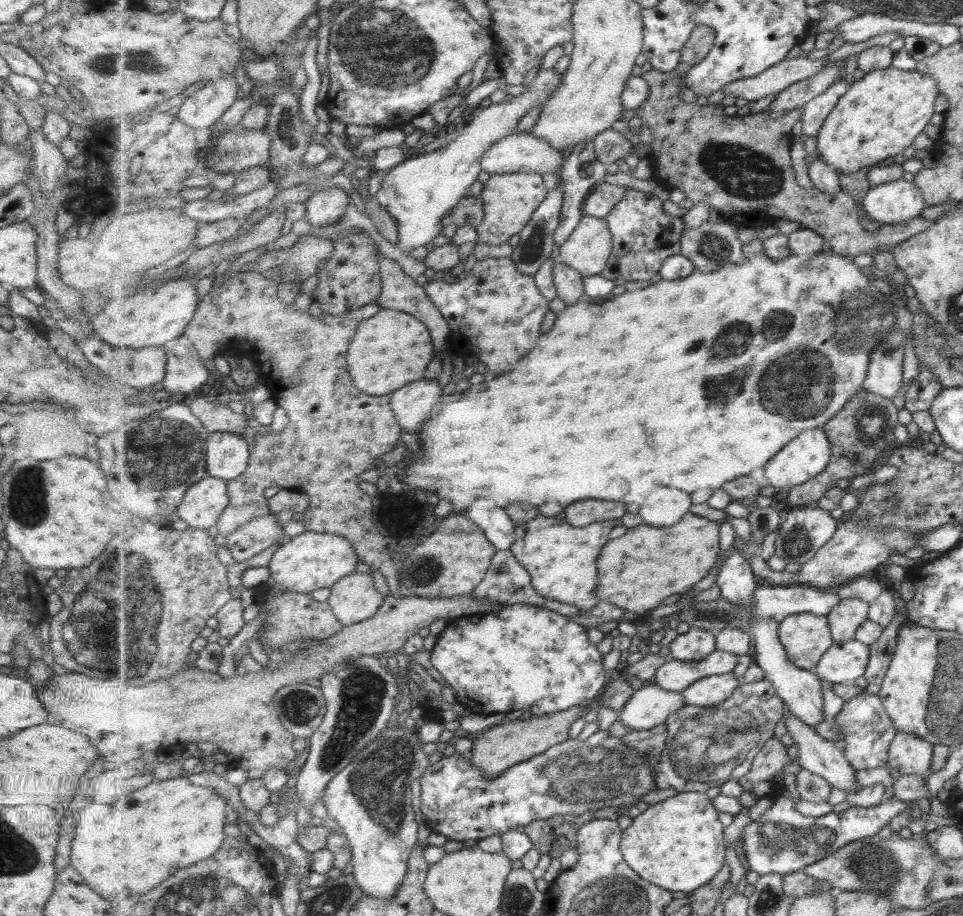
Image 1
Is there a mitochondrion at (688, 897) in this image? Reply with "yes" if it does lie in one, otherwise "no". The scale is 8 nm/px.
no

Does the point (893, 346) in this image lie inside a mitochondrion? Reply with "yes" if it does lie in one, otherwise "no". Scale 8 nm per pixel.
yes

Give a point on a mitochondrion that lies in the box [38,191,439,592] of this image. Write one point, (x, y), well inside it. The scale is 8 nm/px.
(167, 465)

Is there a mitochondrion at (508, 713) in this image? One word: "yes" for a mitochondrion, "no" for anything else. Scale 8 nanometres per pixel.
no

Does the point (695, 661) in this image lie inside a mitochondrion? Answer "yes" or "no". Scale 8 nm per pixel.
no

